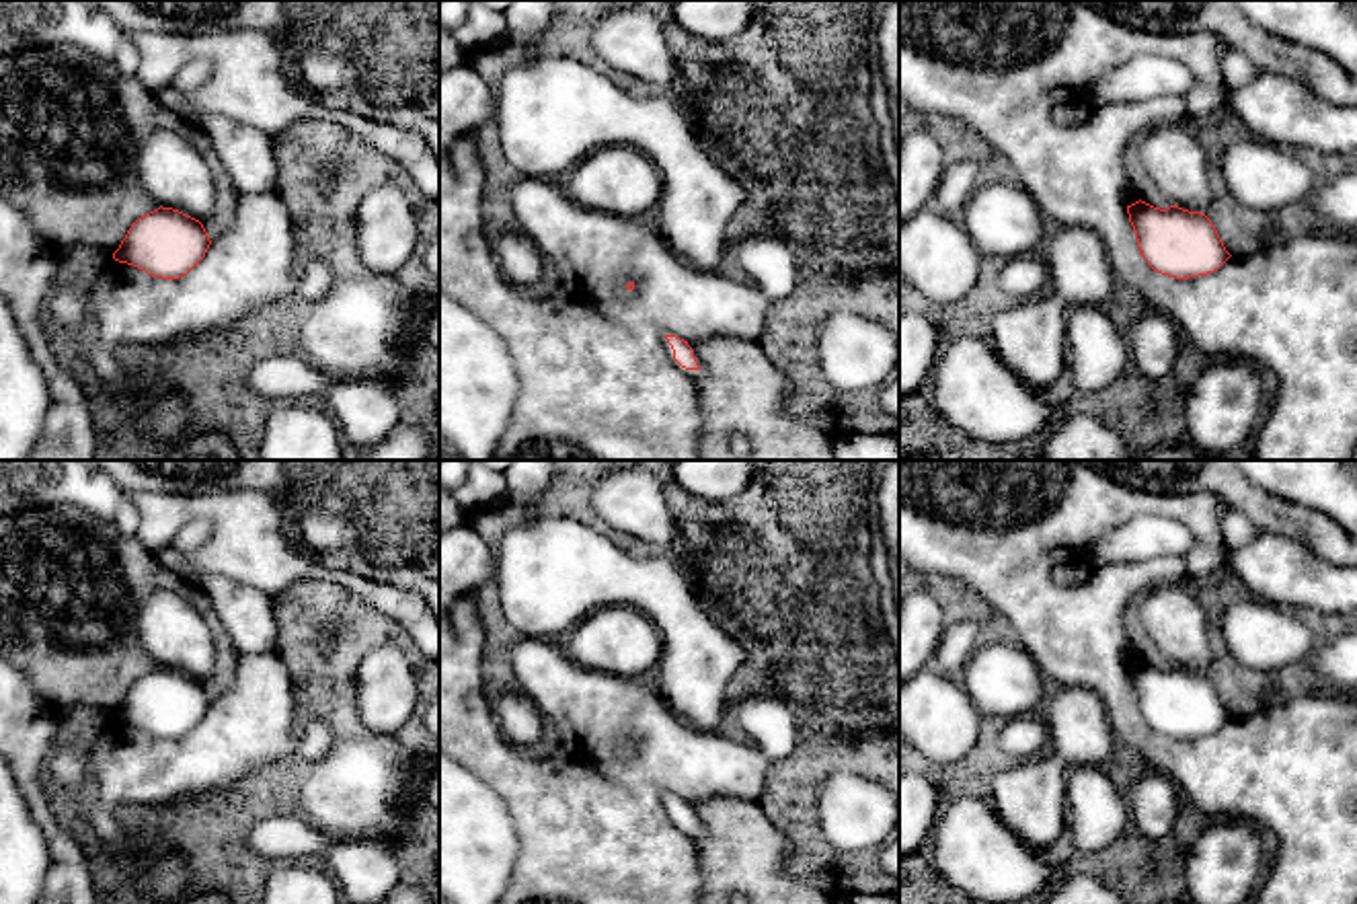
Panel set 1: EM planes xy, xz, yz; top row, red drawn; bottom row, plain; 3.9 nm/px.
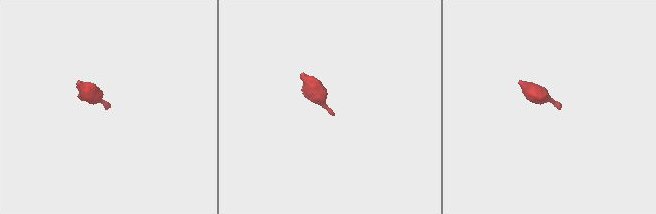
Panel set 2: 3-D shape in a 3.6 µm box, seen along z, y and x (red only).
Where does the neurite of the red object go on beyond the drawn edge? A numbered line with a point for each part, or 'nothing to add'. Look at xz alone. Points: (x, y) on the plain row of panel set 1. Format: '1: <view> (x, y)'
1: xz (694, 835)

